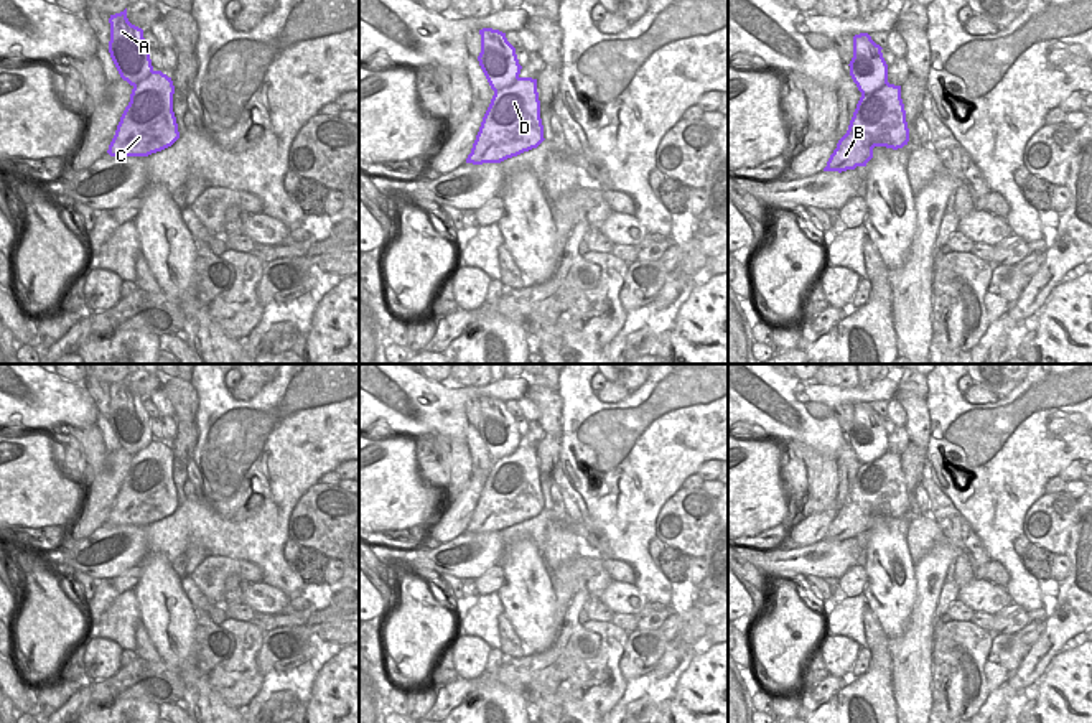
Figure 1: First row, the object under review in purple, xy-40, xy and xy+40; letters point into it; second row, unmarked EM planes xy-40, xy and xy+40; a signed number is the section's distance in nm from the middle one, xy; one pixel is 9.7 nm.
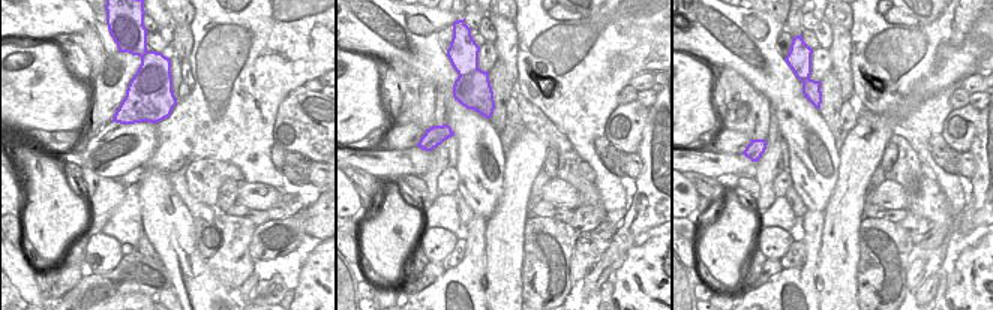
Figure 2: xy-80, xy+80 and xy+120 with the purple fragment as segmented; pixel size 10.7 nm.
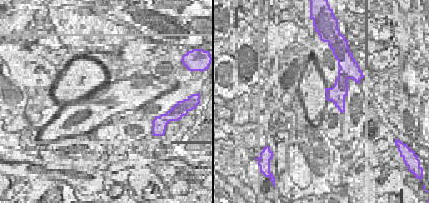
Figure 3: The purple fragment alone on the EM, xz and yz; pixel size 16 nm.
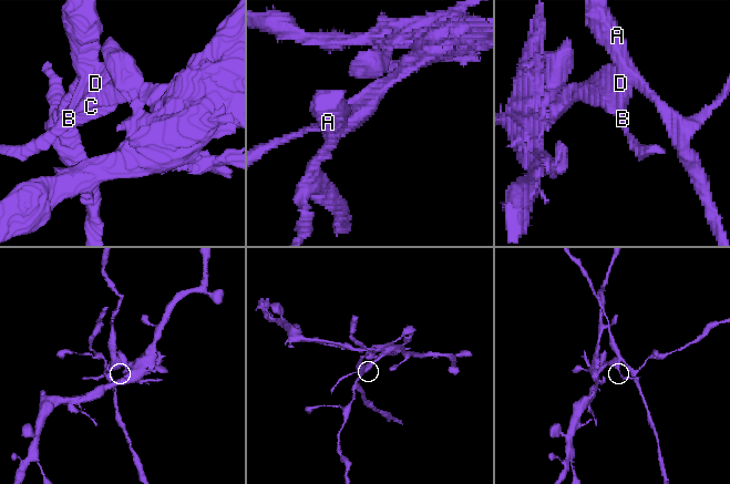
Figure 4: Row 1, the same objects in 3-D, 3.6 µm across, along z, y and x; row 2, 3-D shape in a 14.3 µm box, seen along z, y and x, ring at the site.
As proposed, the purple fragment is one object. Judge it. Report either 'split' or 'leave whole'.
split

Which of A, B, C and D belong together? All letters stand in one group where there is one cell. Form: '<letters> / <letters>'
A / B C D

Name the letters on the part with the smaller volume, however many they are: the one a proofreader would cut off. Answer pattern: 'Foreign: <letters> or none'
Foreign: A

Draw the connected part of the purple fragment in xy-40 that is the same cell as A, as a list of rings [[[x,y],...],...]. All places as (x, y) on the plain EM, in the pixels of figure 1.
[[[127,377],[110,384],[110,427],[124,450],[137,455],[152,441],[150,415],[143,407],[143,399],[132,394],[127,387]]]

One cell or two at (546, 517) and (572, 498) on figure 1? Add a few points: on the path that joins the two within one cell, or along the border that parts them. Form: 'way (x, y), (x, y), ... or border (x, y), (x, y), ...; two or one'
border (562, 501), (569, 527); two

